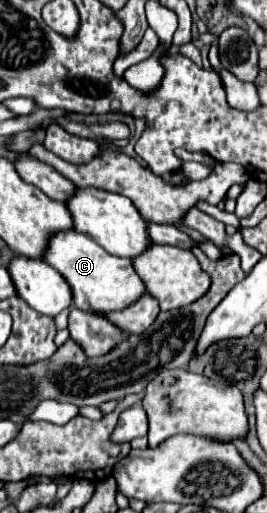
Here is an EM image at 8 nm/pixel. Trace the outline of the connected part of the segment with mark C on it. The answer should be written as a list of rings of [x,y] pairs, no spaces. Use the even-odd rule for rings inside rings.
[[[59,231],[51,235],[51,241],[47,243],[47,249],[43,253],[43,261],[47,261],[55,271],[61,273],[61,277],[69,283],[73,305],[83,311],[95,311],[95,313],[107,313],[115,309],[123,309],[135,299],[139,299],[145,289],[139,281],[139,275],[133,273],[129,259],[115,257],[107,251],[103,251],[95,241],[83,237],[77,231]]]

